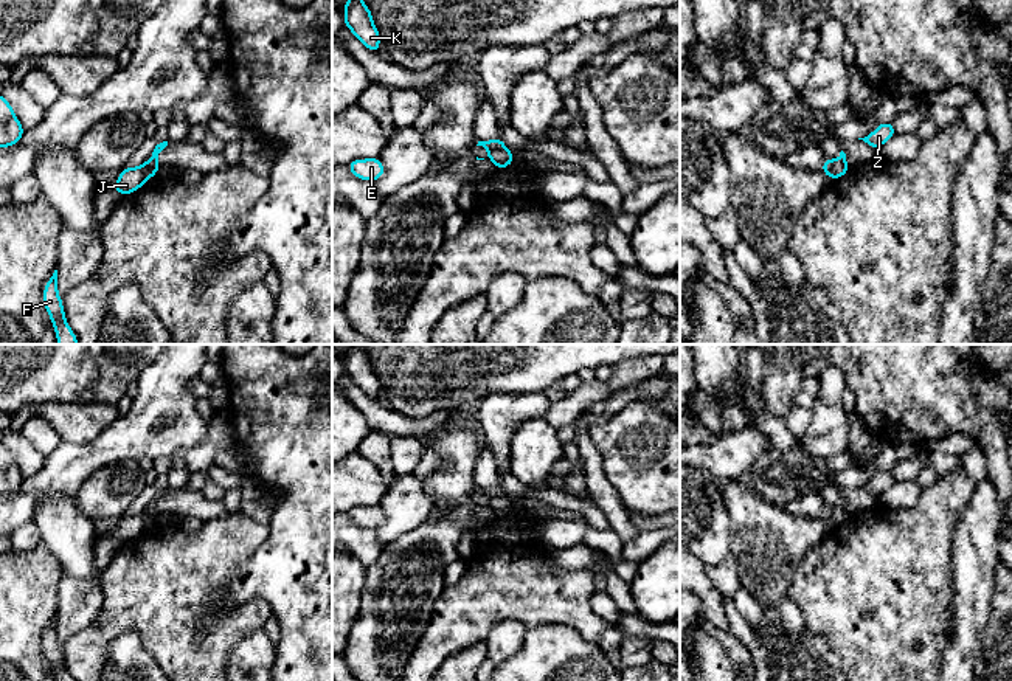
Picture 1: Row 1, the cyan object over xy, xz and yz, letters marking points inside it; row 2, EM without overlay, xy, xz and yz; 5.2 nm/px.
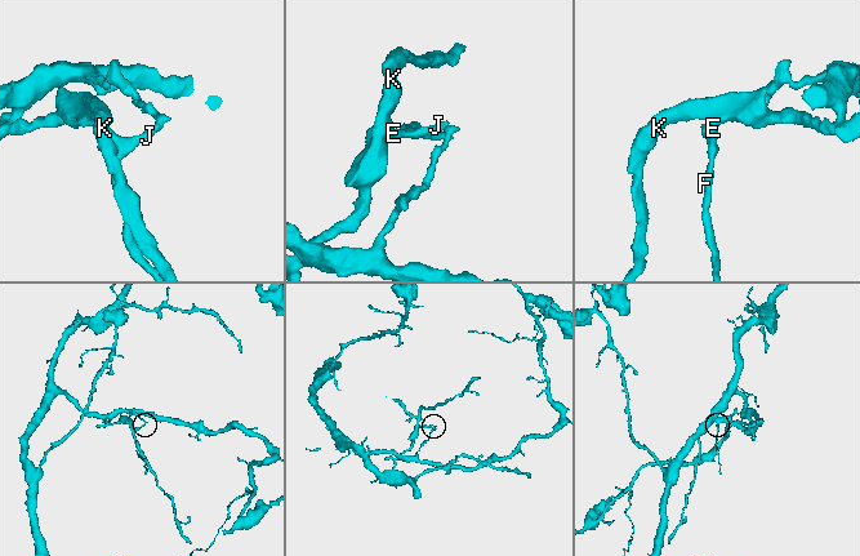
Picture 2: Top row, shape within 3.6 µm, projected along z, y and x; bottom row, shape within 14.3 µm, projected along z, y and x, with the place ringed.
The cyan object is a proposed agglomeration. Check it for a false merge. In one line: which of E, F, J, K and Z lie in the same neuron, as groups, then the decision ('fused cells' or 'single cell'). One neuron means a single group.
E F J K / Z | fused cells

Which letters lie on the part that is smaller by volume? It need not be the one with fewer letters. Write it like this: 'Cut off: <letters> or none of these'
Cut off: E, F, J, K

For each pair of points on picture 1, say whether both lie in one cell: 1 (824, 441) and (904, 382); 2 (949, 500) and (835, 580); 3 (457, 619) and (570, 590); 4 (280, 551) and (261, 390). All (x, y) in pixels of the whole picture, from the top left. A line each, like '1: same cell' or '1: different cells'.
1: different cells
2: same cell
3: same cell
4: same cell

